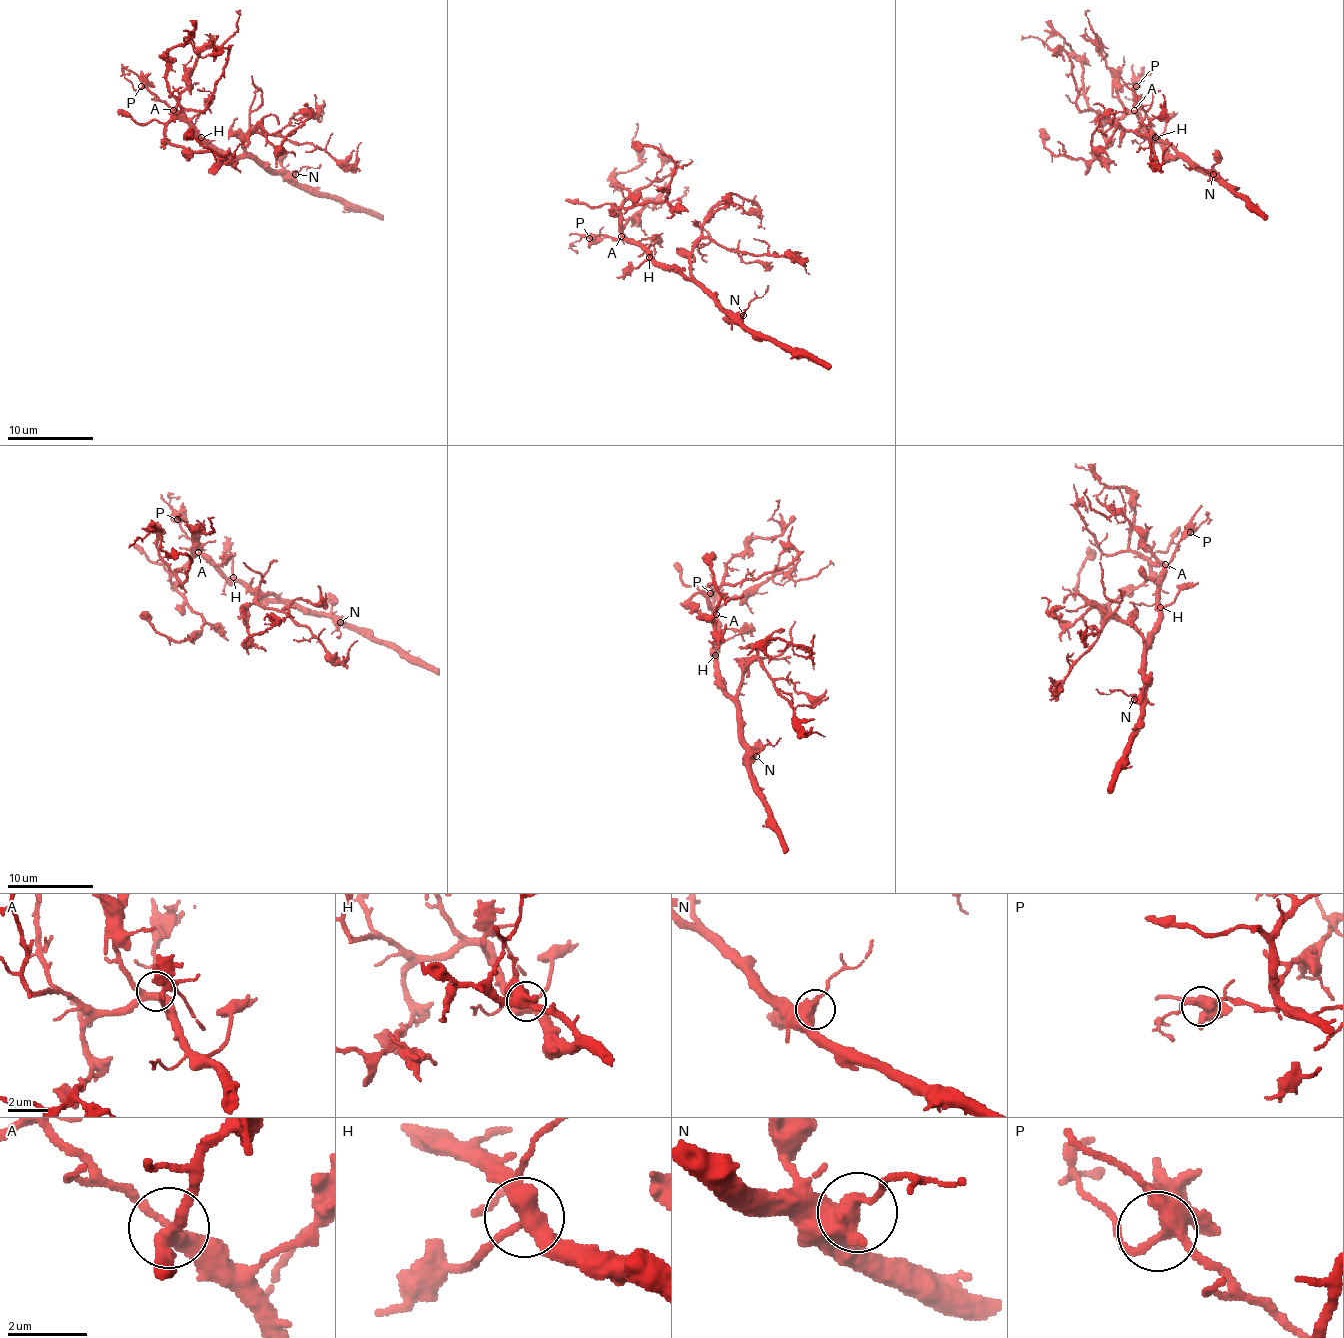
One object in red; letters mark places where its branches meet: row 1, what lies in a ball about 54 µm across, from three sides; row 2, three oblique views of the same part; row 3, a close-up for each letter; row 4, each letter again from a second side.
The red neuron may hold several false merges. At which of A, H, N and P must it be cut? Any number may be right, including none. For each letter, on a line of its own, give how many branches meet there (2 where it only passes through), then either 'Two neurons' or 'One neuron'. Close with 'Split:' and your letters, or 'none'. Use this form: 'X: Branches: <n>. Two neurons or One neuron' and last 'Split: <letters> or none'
A: Branches: 4. One neuron
H: Branches: 4. One neuron
N: Branches: 2. One neuron
P: Branches: 5. One neuron
Split: none

